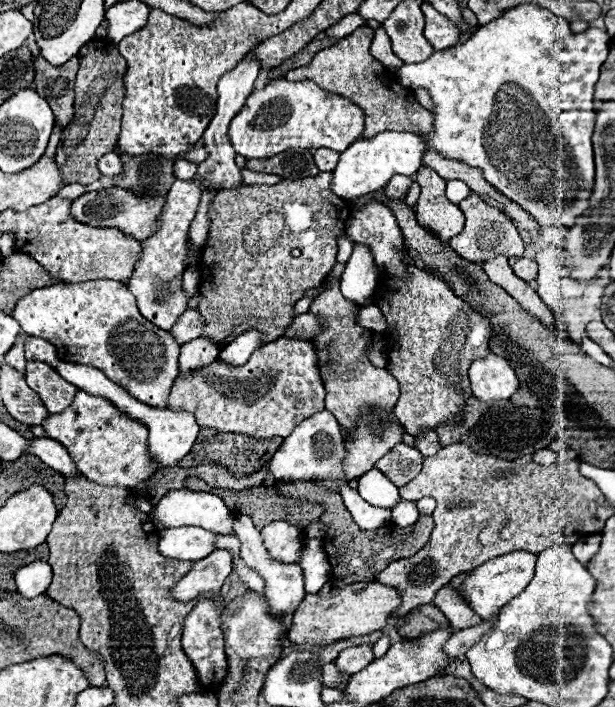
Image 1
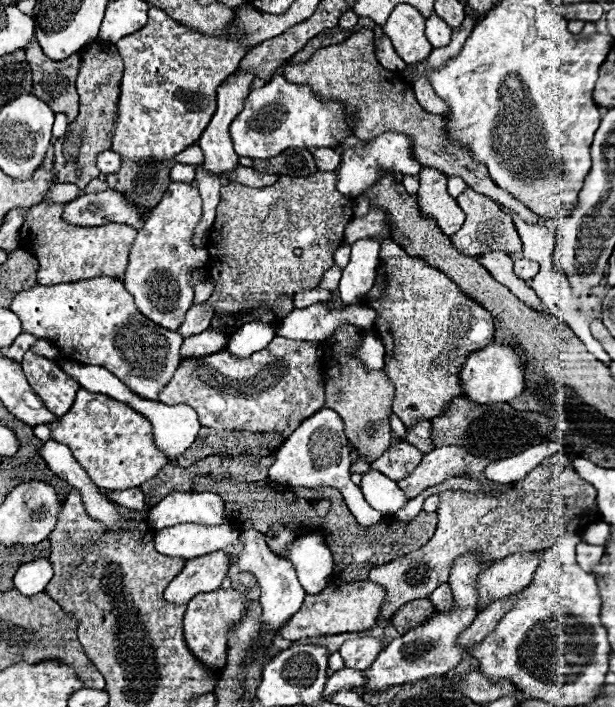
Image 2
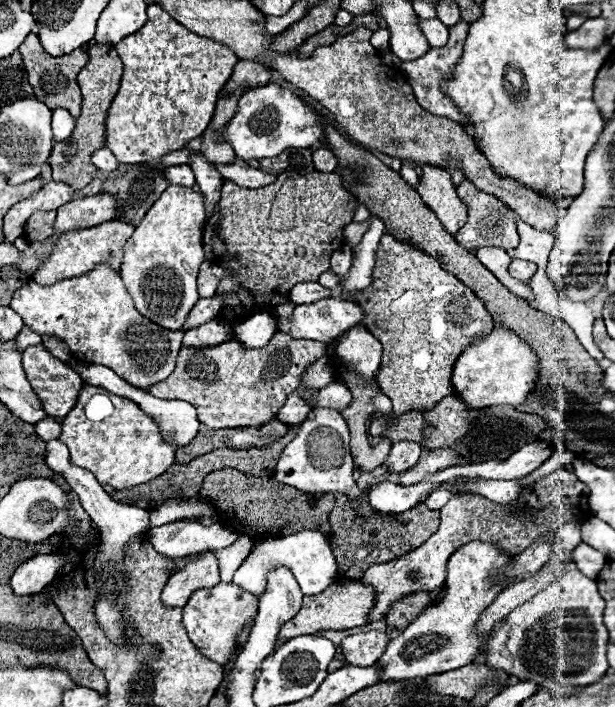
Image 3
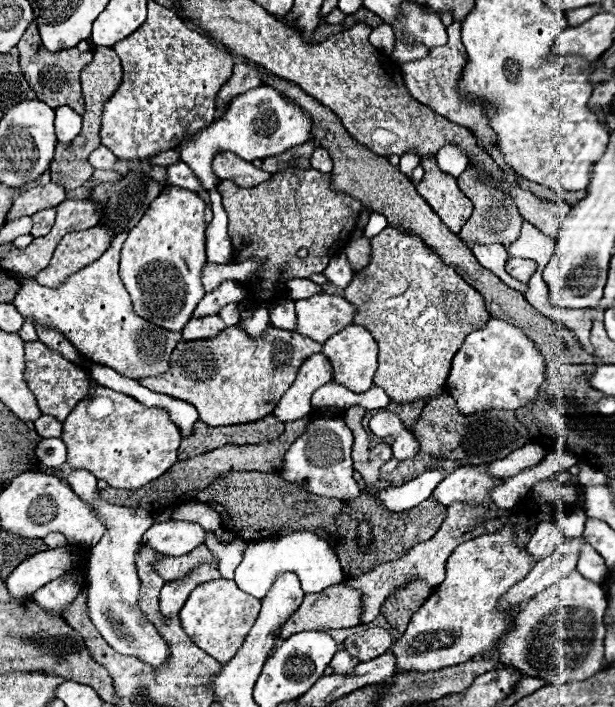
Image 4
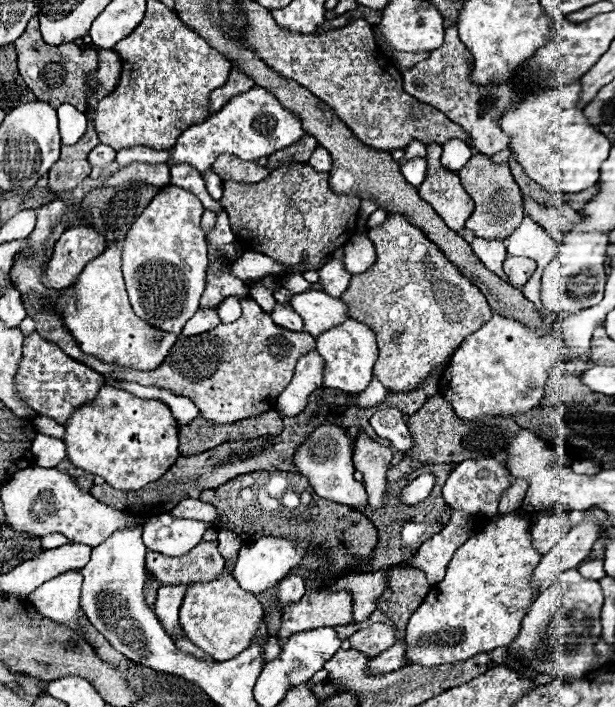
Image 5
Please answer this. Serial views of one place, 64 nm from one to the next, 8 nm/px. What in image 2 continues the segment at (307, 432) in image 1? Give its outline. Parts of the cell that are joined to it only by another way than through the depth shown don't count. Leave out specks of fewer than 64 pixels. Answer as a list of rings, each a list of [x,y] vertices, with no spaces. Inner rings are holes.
[[[322,408],[310,418],[306,418],[278,448],[276,462],[270,466],[270,480],[284,484],[284,486],[334,486],[342,492],[348,510],[354,514],[358,524],[363,527],[374,526],[384,518],[384,514],[374,510],[364,500],[360,488],[350,480],[350,460],[352,450],[348,446],[348,438],[344,436],[344,424],[334,410]]]

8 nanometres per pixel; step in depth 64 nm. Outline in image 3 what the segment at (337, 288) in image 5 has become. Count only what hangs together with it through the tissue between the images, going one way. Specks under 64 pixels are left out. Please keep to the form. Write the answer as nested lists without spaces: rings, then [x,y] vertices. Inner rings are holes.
[[[342,246],[340,250],[334,252],[334,258],[332,258],[332,270],[338,274],[340,280],[348,274],[350,262],[352,262],[352,250],[350,250],[348,246]]]

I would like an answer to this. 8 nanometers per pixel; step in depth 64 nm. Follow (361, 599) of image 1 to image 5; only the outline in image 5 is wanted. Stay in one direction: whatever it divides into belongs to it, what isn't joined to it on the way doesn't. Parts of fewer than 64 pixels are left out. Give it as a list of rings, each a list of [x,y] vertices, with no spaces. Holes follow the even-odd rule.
[[[346,590],[306,592],[298,604],[292,604],[282,616],[278,638],[290,638],[296,632],[352,624],[352,594]]]

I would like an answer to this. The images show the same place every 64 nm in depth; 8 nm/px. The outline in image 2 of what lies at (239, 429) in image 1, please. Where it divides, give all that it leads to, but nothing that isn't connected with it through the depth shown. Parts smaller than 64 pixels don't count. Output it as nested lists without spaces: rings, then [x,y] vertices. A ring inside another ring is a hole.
[[[276,336],[264,350],[254,352],[246,360],[238,360],[228,352],[220,350],[202,360],[184,360],[180,362],[174,378],[160,394],[164,404],[188,404],[198,412],[198,420],[206,428],[214,430],[246,430],[246,432],[280,432],[284,438],[300,426],[310,414],[324,408],[324,386],[320,382],[320,344],[288,340]]]

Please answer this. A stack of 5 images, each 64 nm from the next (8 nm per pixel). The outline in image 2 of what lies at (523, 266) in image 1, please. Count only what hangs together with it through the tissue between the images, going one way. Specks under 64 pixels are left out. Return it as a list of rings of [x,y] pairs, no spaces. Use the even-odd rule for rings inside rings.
[[[520,258],[520,260],[514,262],[514,274],[516,274],[518,278],[530,282],[530,280],[538,274],[538,264],[532,262],[532,260],[524,260],[524,258]]]

